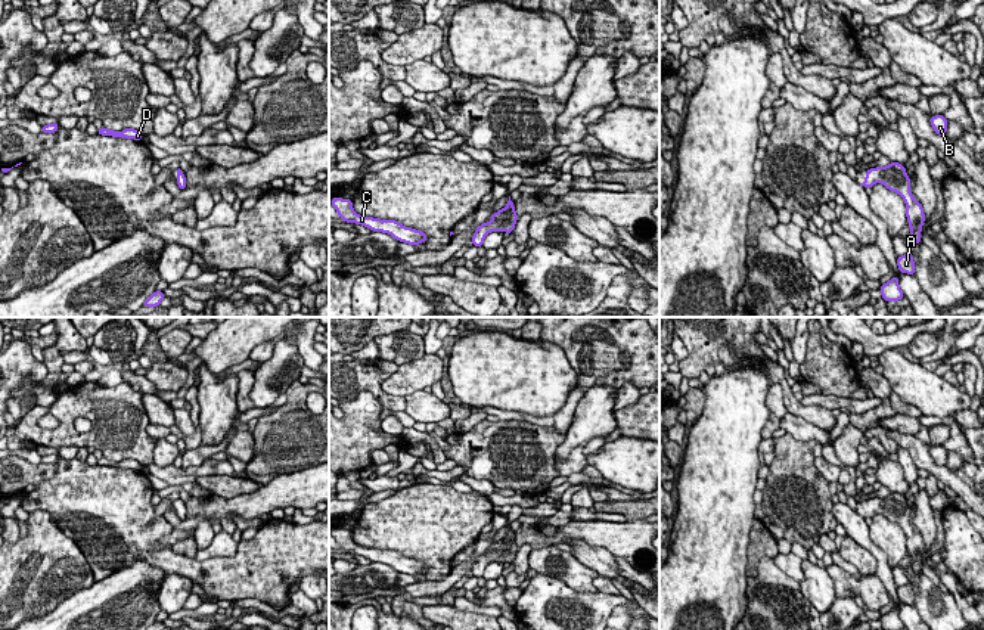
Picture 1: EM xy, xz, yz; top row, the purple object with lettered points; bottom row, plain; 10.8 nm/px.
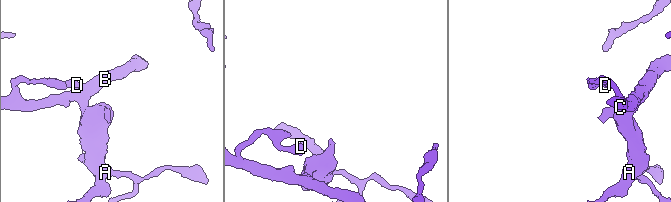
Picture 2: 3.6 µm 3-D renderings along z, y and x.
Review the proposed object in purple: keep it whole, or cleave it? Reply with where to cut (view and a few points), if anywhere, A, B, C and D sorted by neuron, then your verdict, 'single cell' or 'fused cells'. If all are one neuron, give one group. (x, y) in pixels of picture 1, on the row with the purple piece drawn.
no cut; A B C D; single cell

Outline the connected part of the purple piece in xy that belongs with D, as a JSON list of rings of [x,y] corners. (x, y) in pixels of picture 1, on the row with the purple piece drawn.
[[[105,127],[97,128],[97,134],[102,136],[112,136],[112,137],[125,137],[125,139],[134,139],[134,140],[142,140],[142,134],[134,130],[134,128],[125,128],[122,131],[114,131],[114,130],[108,130]]]

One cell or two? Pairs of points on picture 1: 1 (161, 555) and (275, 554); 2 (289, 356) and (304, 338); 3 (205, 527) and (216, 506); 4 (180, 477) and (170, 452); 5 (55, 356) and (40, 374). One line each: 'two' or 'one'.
1: one
2: two
3: two
4: two
5: two

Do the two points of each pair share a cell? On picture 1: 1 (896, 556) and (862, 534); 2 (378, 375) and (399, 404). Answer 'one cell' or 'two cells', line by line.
1: two cells
2: one cell

